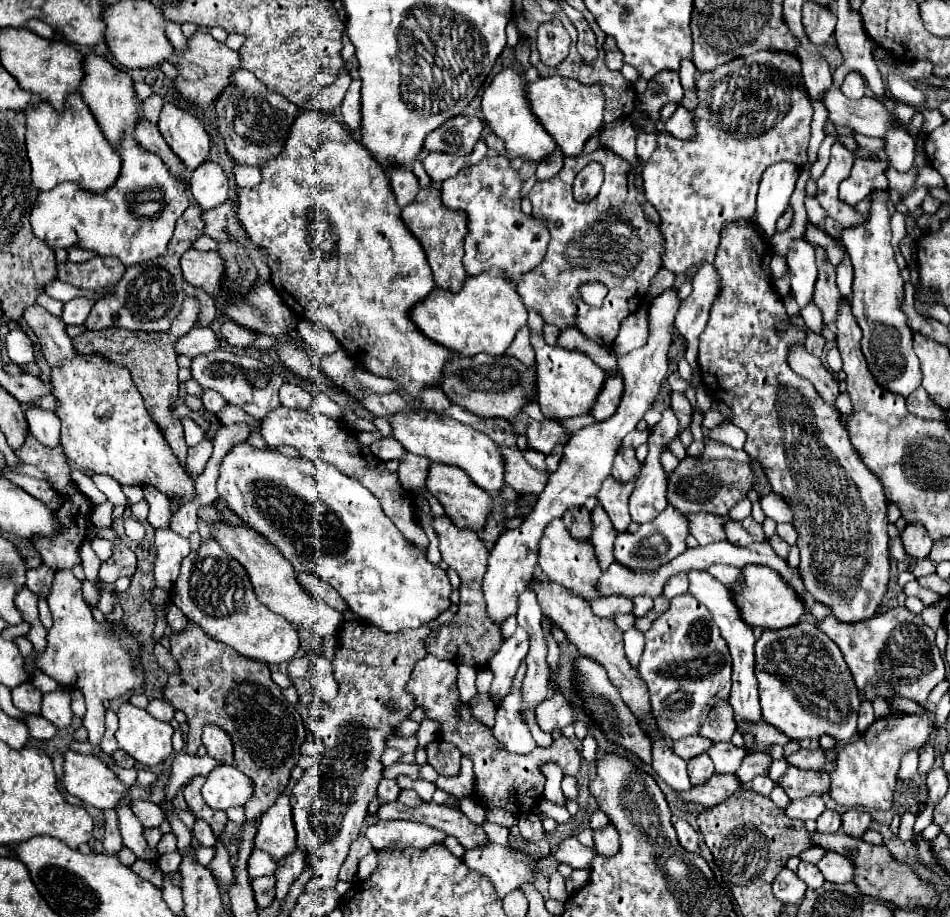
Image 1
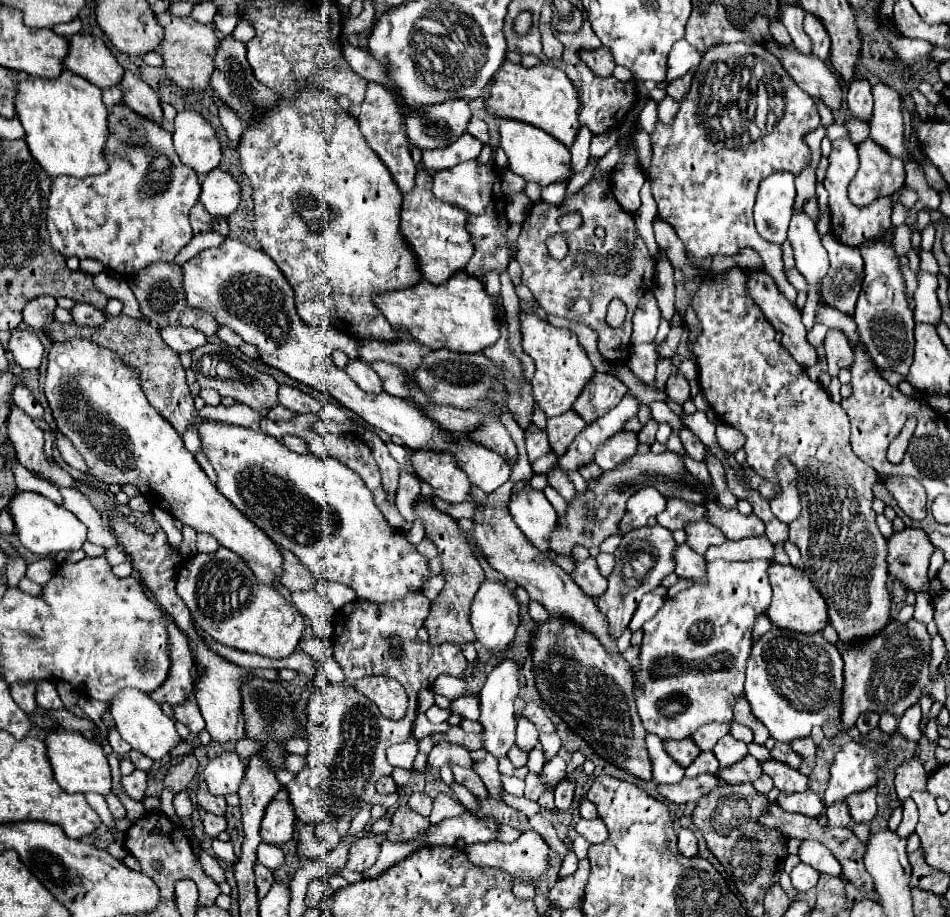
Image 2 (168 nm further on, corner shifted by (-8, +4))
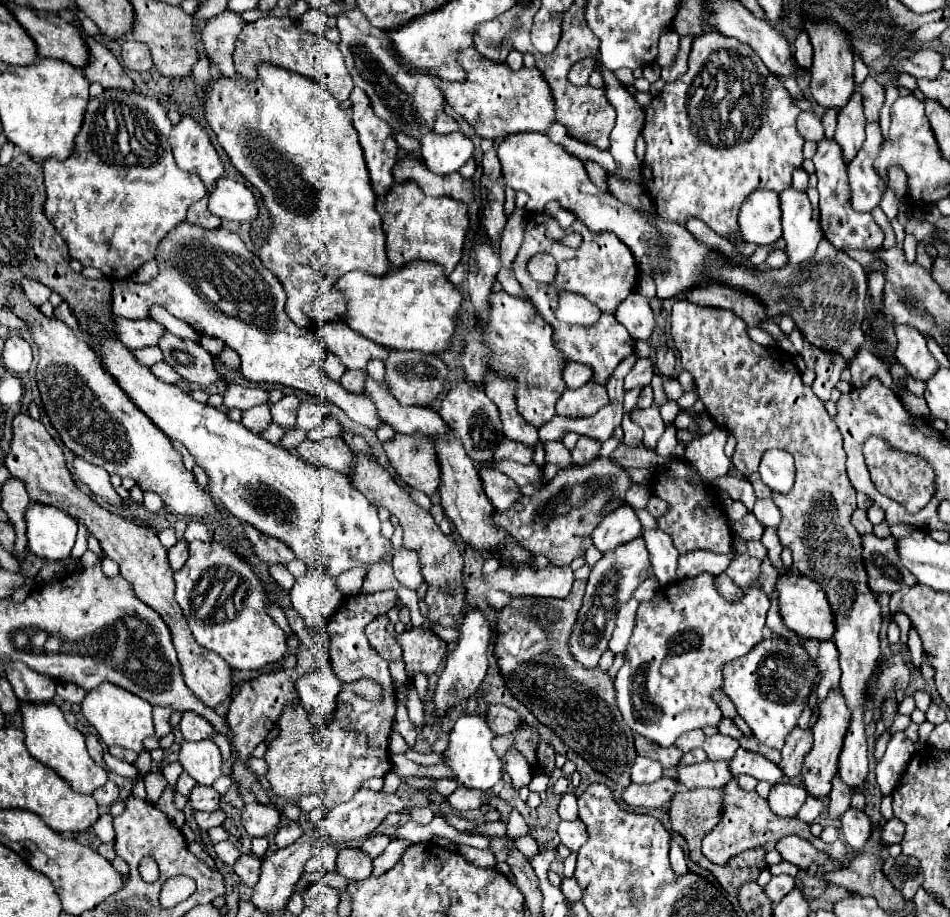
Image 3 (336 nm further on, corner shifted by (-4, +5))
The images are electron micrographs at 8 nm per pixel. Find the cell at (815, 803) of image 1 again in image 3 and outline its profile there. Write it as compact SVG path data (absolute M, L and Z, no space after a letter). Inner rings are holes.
M776 784L768 794L768 804L772 812L778 816L796 816L806 798L808 798L808 792L802 786Z

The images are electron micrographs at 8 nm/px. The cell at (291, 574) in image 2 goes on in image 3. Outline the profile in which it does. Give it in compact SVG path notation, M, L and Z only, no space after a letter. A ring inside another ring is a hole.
M244 526L244 532L248 536L248 540L252 542L252 550L256 552L256 556L266 564L266 566L274 566L274 564L282 564L286 566L288 562L292 562L296 556L292 554L292 550L276 540L276 538L270 538L266 534L260 534L260 530L256 530L254 526Z

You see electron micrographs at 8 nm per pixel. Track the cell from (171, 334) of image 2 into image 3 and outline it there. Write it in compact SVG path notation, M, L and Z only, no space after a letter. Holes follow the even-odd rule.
M116 316L116 334L128 346L128 350L138 350L146 346L158 346L160 334L166 334L166 328L150 318L128 320Z

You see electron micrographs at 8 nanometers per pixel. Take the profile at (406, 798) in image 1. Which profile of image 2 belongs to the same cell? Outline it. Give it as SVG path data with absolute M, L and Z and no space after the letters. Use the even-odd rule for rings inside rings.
M412 793L406 803L412 811L416 811L422 817L428 817L432 811L432 799L426 793Z

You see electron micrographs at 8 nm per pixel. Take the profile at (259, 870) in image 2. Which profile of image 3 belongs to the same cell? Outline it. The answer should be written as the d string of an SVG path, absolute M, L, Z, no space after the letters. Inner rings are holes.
M246 854L246 856L238 858L238 862L234 864L234 872L240 876L240 880L246 886L254 888L256 882L258 882L258 876L260 876L260 866L262 866L262 862L258 858Z

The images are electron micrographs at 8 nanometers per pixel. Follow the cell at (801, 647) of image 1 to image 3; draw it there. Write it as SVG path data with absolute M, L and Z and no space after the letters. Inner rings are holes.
M782 636L764 638L744 658L736 658L724 666L724 694L732 698L738 714L752 728L754 736L776 750L784 746L786 736L796 728L798 718L820 680L822 672L806 646Z

